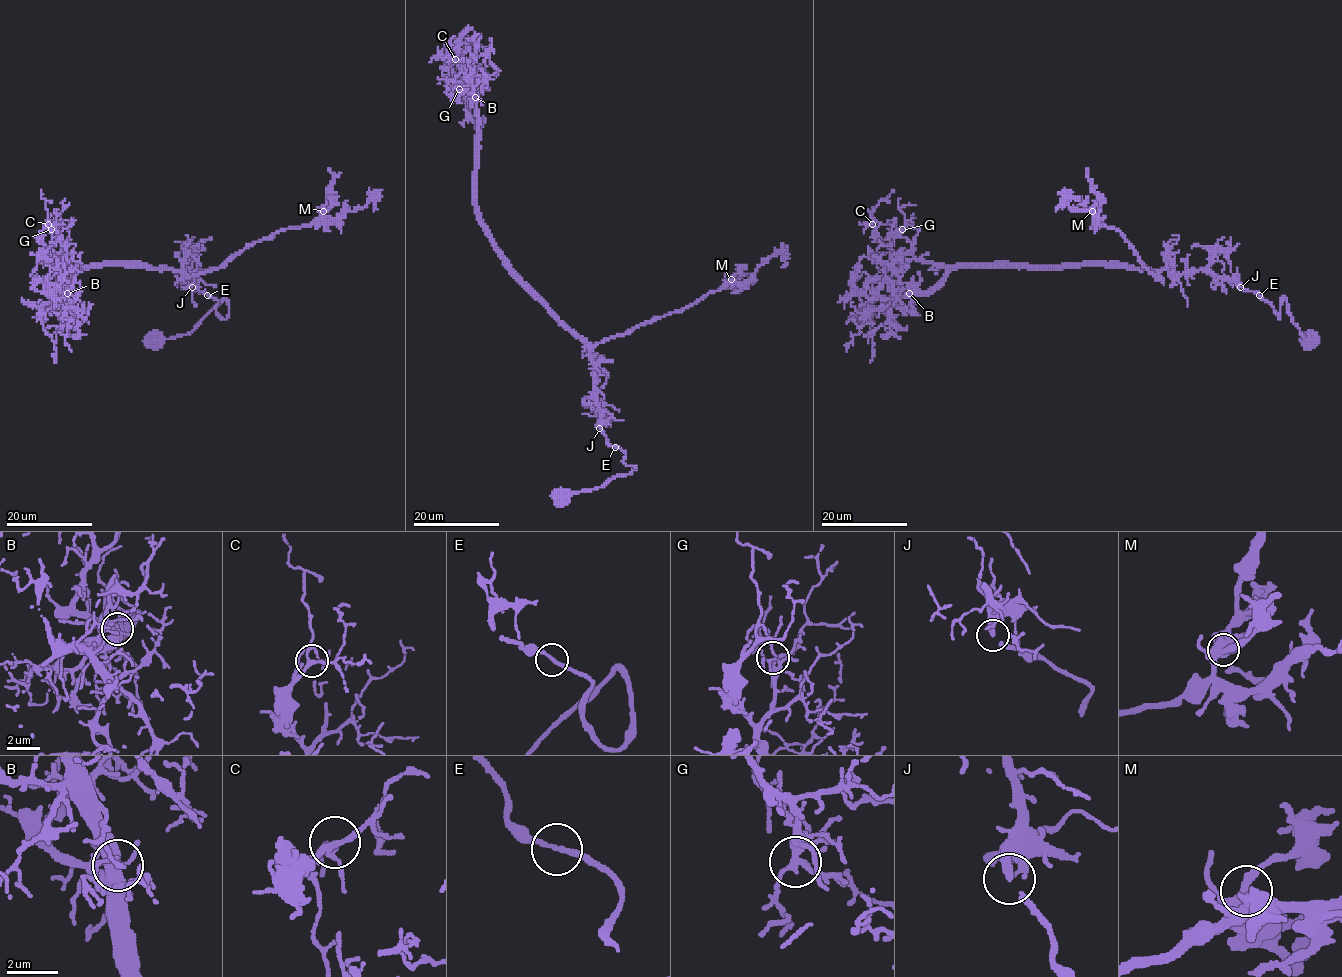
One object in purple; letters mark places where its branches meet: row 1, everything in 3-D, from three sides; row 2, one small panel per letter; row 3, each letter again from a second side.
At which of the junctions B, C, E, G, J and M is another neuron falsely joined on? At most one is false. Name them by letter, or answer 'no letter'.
no letter

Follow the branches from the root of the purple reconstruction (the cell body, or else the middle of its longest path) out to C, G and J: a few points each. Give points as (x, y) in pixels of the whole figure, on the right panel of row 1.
C: (1309, 339), (1284, 298), (1278, 319), (1254, 291), (1208, 270), (939, 266), (896, 256), (877, 238), (872, 224)
G: (1309, 339), (1284, 298), (1278, 319), (1254, 291), (1208, 270), (939, 266), (896, 255), (891, 245), (902, 229)
J: (1309, 339), (1294, 322), (1284, 298), (1278, 319), (1270, 304), (1254, 291), (1241, 287)

